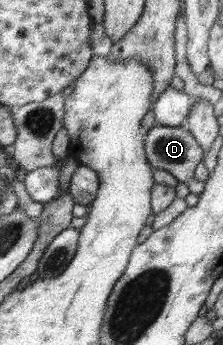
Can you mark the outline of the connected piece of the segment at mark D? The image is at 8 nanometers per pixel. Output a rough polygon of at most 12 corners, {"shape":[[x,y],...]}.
{"shape":[[154,125],[147,135],[152,167],[200,195],[194,178],[203,149],[185,125]]}

